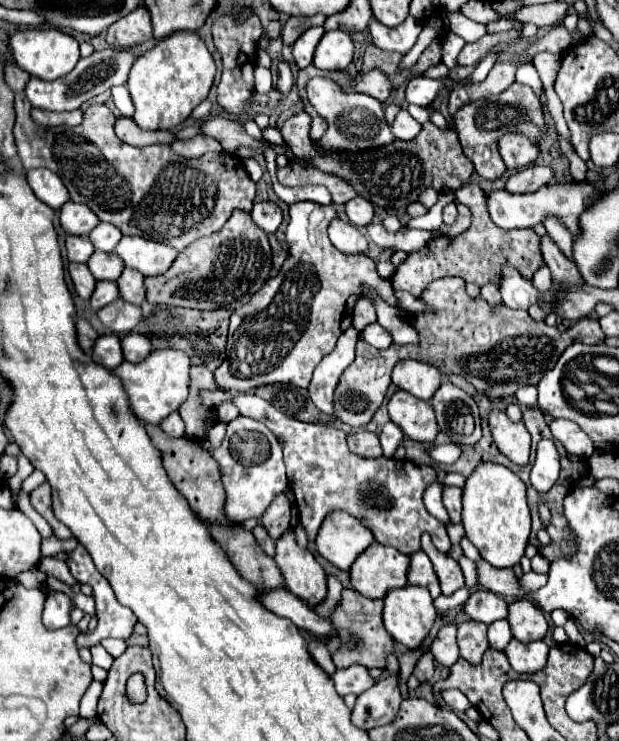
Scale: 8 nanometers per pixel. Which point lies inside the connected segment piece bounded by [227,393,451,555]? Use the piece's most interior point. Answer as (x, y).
(386, 495)

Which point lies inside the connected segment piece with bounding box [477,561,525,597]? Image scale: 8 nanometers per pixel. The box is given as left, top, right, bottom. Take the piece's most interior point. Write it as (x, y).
(502, 581)

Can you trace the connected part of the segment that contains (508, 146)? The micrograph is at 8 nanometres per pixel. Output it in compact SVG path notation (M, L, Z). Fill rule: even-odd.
M511 133L511 135L503 135L503 139L499 139L499 153L501 153L507 169L519 169L521 165L531 165L537 159L539 147L533 145L523 135Z

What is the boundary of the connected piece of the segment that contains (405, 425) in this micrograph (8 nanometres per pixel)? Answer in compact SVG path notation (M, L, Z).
M395 391L389 399L389 419L405 433L405 437L419 443L433 443L439 429L435 413L427 401L415 399L405 391Z

